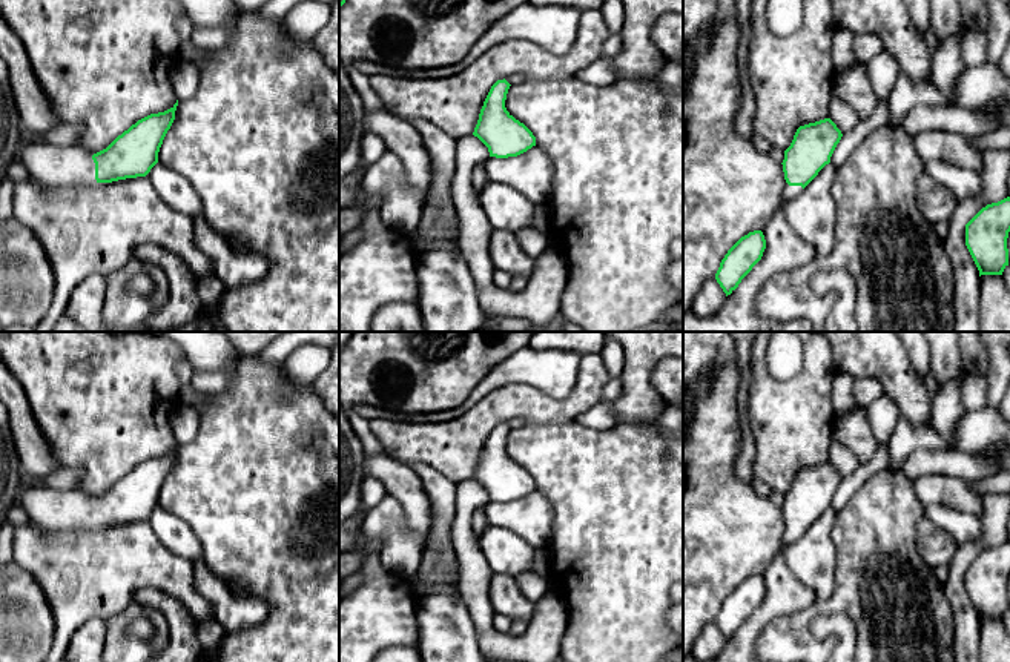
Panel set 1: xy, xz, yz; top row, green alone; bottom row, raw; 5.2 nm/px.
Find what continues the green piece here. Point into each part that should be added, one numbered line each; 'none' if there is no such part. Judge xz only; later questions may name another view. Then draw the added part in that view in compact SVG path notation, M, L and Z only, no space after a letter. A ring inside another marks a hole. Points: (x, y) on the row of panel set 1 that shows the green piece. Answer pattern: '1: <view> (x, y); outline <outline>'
none

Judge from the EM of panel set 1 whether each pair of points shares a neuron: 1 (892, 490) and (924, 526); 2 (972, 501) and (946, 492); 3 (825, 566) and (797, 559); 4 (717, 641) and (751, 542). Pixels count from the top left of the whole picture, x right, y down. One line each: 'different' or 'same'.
1: different
2: same
3: same
4: different

